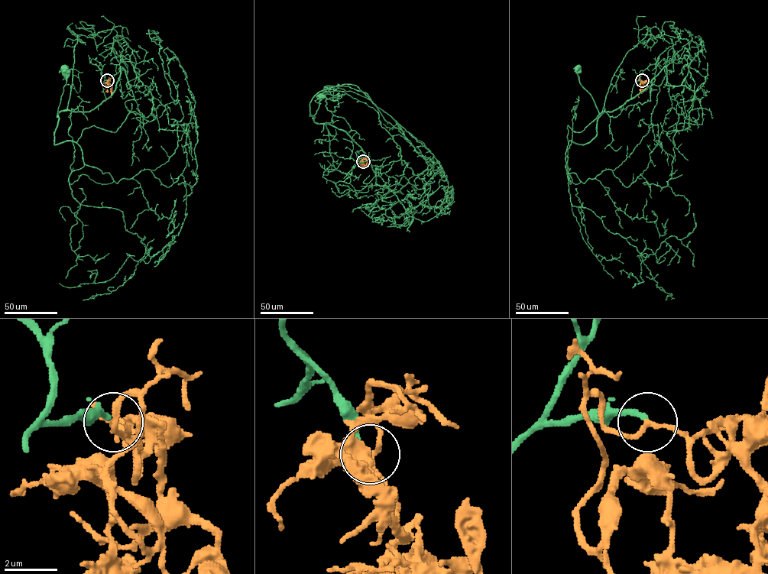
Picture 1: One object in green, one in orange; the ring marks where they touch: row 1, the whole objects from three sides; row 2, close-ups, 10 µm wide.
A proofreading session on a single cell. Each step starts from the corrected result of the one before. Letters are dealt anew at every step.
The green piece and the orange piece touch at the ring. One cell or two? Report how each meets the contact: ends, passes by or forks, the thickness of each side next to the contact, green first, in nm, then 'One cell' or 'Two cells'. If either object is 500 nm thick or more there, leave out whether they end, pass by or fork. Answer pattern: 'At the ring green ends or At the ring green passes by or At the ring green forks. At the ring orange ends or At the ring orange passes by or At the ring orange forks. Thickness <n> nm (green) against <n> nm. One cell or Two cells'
At the ring green ends. At the ring orange passes by. Thickness 190 nm (green) against 180 nm. Two cells

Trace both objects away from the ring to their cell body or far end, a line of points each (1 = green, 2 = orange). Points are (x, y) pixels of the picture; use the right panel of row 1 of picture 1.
1: (642, 80), (634, 85), (630, 98), (617, 108), (600, 115), (591, 95), (579, 82), (577, 67)
2: (642, 81), (640, 80), (639, 98)

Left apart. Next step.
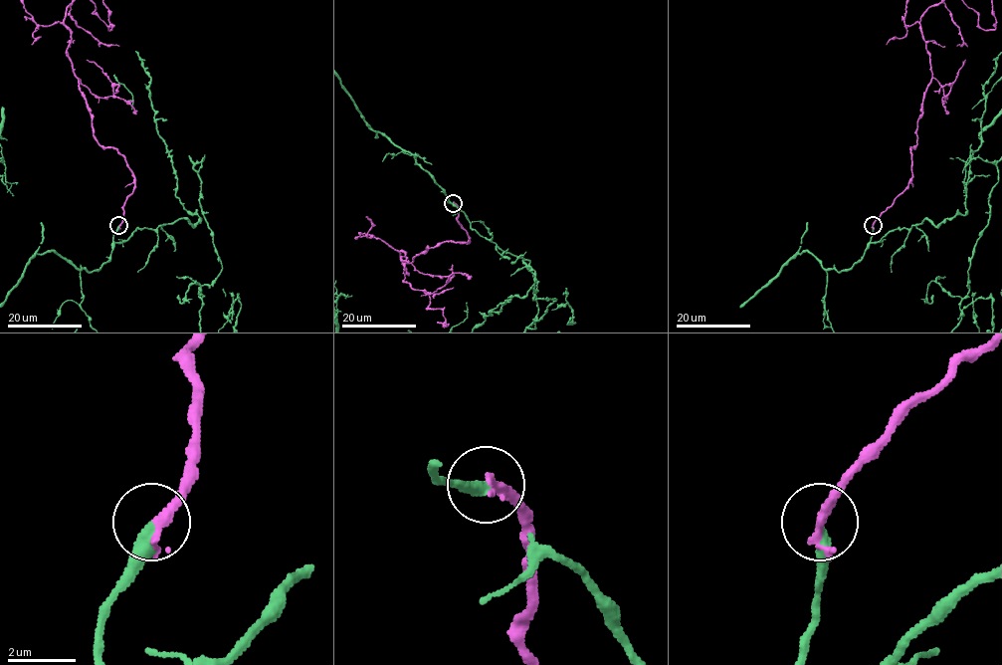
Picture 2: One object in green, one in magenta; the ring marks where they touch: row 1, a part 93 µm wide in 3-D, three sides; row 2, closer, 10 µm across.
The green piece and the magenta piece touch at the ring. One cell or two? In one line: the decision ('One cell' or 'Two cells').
One cell

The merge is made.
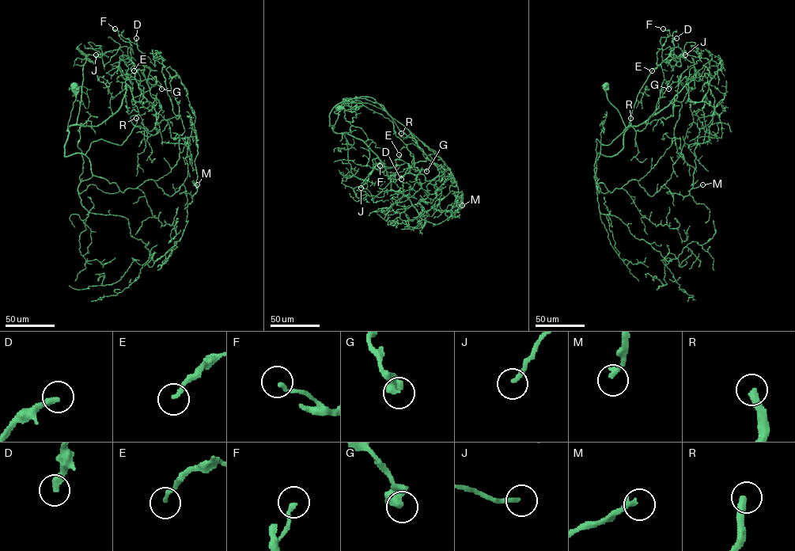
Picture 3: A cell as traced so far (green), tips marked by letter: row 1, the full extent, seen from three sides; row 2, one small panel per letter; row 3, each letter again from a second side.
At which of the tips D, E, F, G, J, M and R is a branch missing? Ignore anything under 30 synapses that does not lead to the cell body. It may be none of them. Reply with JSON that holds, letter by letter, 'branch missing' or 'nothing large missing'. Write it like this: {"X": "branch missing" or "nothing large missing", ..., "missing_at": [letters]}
{"D": "nothing large missing", "E": "nothing large missing", "F": "nothing large missing", "G": "nothing large missing", "J": "branch missing", "M": "branch missing", "R": "branch missing", "missing_at": ["J", "M", "R"]}

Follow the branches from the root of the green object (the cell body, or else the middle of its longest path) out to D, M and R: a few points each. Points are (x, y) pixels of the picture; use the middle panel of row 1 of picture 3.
D: (338, 107), (332, 128), (336, 105), (365, 98), (380, 104), (411, 138), (426, 161), (407, 163), (401, 179)
M: (338, 107), (332, 128), (330, 114), (336, 105), (372, 97), (450, 169), (462, 205)
R: (338, 107), (340, 110), (332, 128), (330, 126), (331, 110), (344, 100), (362, 98), (380, 104), (401, 133)

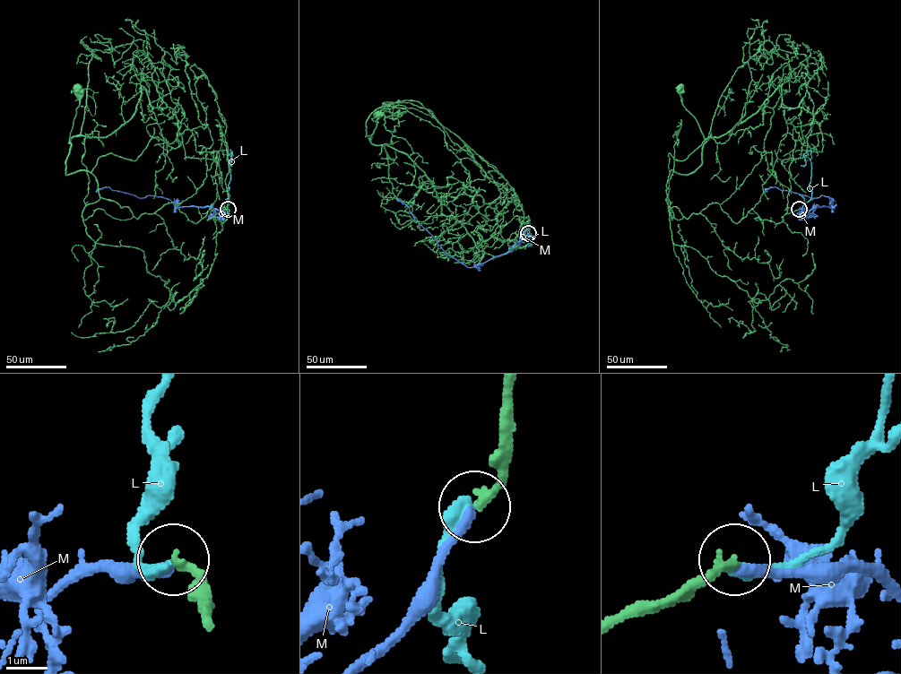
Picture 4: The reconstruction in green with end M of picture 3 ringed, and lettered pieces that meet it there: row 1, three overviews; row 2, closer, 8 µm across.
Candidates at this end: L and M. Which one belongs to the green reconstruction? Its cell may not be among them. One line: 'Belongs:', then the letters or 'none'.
Belongs: L

